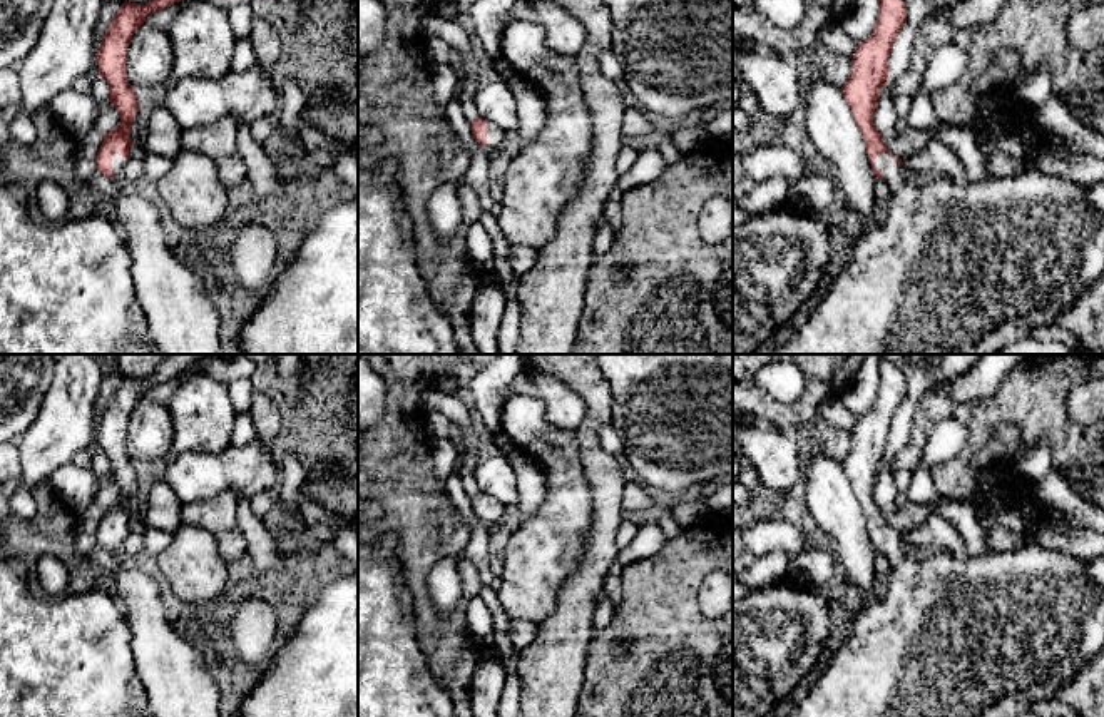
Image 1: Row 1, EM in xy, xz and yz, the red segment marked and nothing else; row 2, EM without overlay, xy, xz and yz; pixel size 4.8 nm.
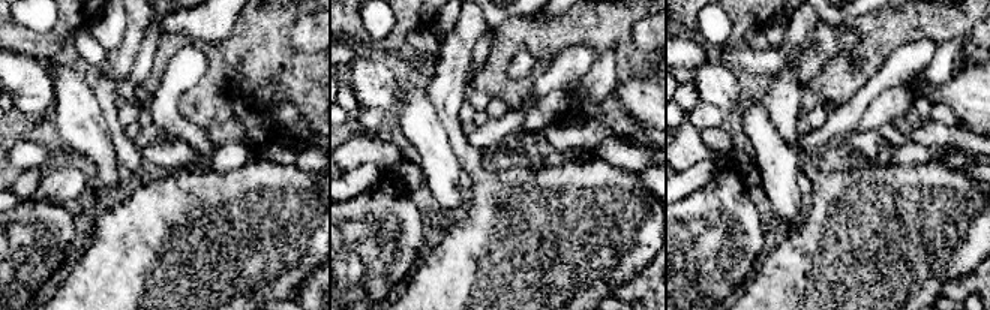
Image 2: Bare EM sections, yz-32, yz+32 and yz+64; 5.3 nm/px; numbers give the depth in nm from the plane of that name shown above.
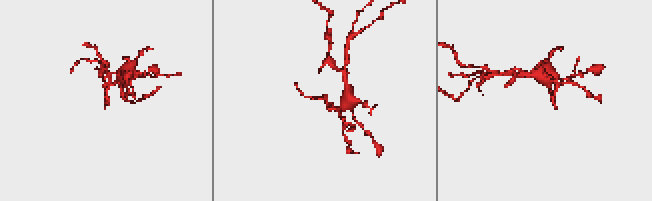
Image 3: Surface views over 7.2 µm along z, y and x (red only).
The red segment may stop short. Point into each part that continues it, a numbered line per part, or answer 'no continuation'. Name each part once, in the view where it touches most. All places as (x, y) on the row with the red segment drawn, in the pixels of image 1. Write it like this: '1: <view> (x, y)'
1: yz (949, 268)

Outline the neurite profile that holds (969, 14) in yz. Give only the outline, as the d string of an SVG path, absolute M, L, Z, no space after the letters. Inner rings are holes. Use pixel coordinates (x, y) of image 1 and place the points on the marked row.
M962 0L952 7L935 10L930 17L943 17L953 27L979 30L990 25L1007 0Z

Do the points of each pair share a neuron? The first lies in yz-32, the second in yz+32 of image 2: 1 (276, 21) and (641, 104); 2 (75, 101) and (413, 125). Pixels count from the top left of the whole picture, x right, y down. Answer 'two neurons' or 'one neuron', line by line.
1: two neurons
2: one neuron

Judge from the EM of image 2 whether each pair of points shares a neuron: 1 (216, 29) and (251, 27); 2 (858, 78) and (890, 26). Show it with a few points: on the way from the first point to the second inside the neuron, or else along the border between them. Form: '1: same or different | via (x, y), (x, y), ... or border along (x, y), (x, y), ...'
1: different | border along (239, 15), (225, 39), (200, 41)
2: same | via (869, 65), (878, 39)

